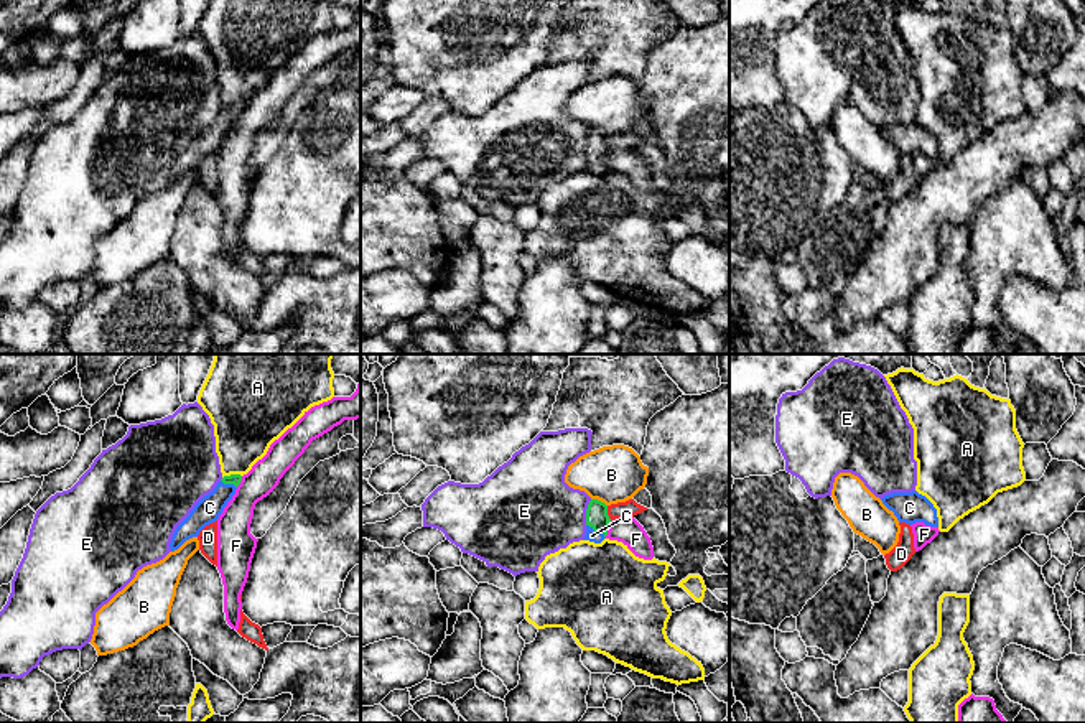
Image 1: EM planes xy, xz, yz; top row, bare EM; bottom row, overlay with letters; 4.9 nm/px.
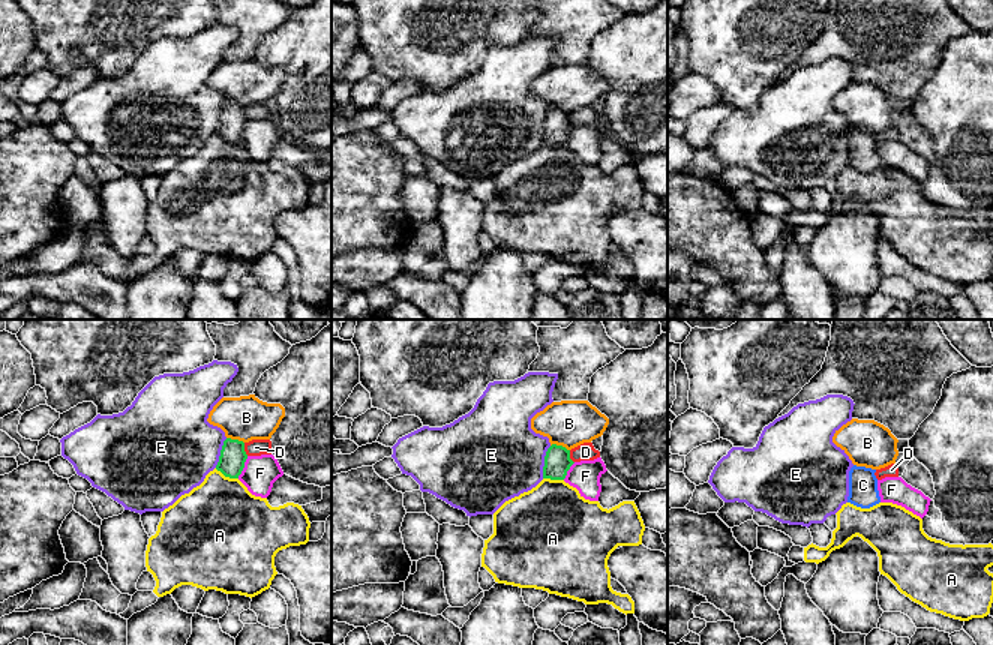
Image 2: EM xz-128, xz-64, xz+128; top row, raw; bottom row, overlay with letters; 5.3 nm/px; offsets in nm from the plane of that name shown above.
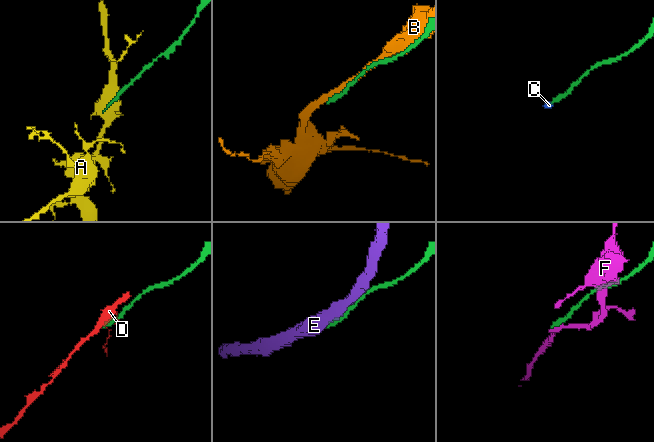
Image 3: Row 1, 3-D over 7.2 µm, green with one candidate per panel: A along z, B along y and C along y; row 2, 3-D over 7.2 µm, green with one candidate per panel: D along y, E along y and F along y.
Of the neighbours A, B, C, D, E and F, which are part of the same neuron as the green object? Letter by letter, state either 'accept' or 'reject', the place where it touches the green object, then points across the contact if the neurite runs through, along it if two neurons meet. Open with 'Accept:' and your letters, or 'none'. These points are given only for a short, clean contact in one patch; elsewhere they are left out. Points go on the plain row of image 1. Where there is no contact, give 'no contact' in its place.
Accept: C
A: reject; contact xy (231, 106)
B: reject; contact xz (600, 132)
C: accept; contact xz (596, 162); way xz (596, 145), (596, 162), (591, 167)
D: reject; contact xz (606, 144)
E: reject; contact xz (586, 144)
F: reject; contact xz (608, 158)

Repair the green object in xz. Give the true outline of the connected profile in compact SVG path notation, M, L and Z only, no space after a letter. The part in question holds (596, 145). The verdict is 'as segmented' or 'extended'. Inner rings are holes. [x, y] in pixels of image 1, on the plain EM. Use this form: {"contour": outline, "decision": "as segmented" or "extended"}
{"contour": "M591 130L586 140L586 166L584 171L601 175L609 160L608 137L598 130Z", "decision": "extended"}

